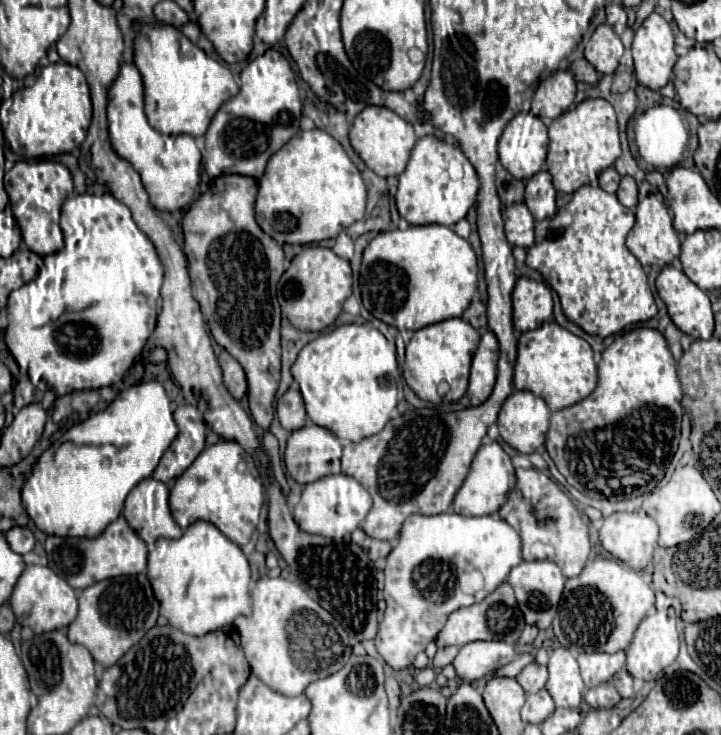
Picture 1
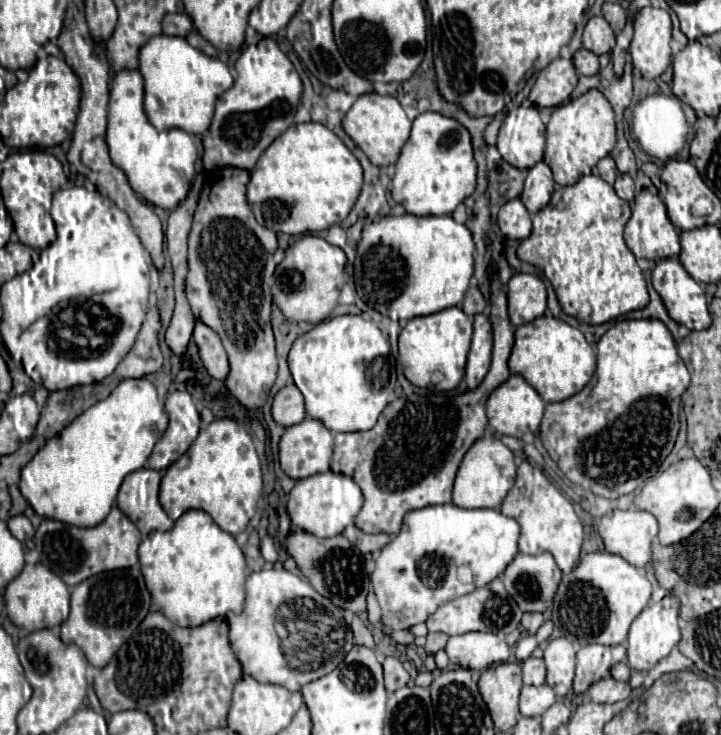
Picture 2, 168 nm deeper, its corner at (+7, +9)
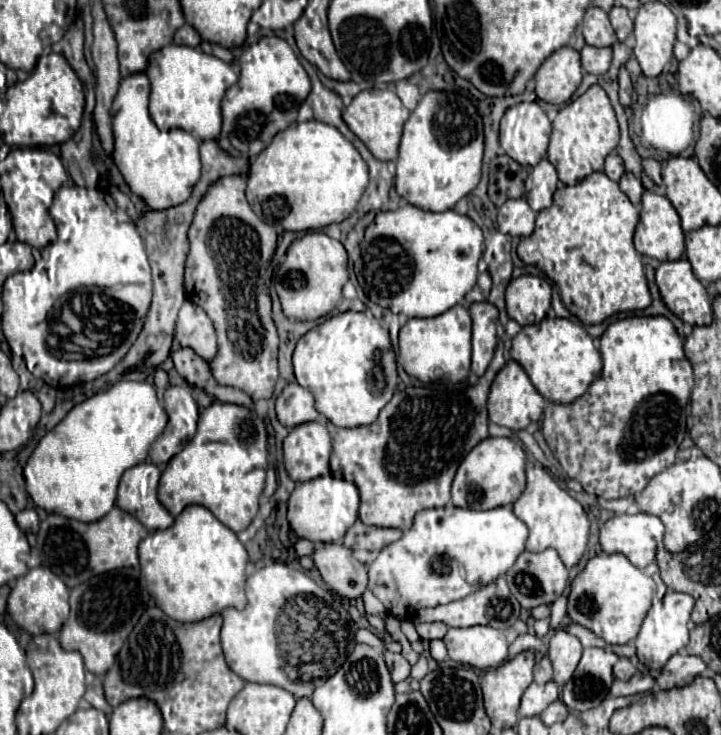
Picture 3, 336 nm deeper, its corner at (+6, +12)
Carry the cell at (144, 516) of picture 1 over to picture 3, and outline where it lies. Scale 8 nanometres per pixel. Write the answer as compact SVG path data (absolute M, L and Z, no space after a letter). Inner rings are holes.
M143 462L129 468L119 482L117 506L135 516L147 530L165 530L173 524L173 516L163 508L157 498L161 470Z

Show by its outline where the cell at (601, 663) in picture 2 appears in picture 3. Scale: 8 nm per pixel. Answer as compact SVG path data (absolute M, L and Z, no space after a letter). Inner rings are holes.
M585 648L583 656L579 660L579 666L573 674L573 678L563 686L563 702L567 704L569 710L589 710L595 708L597 704L601 704L601 700L605 700L607 692L609 692L609 684L613 682L613 664L617 662L617 654L615 652L607 652L605 648Z

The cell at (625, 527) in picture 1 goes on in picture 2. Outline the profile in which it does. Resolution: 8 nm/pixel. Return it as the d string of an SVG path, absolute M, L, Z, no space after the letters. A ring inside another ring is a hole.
M610 511L598 523L598 533L608 553L624 557L634 567L650 563L650 547L658 535L658 521L648 511Z

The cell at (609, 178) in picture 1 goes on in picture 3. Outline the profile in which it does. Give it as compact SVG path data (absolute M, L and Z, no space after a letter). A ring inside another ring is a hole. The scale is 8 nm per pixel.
M611 152L611 154L605 158L605 168L603 168L603 172L605 172L611 180L619 180L619 178L621 178L621 174L625 172L625 168L623 168L623 160L619 158L617 152Z

